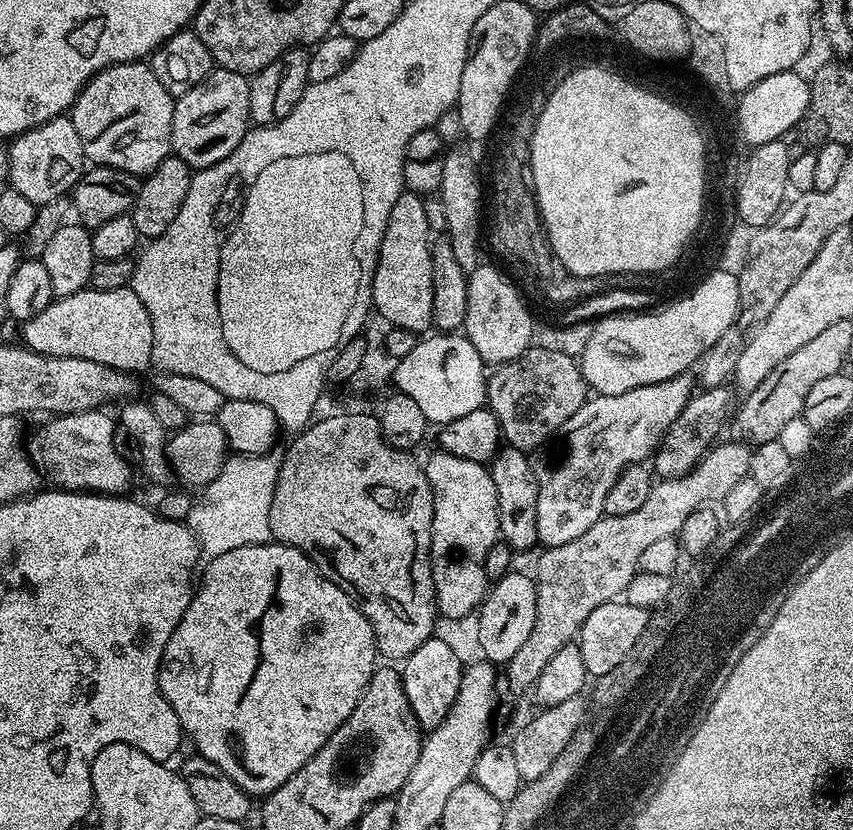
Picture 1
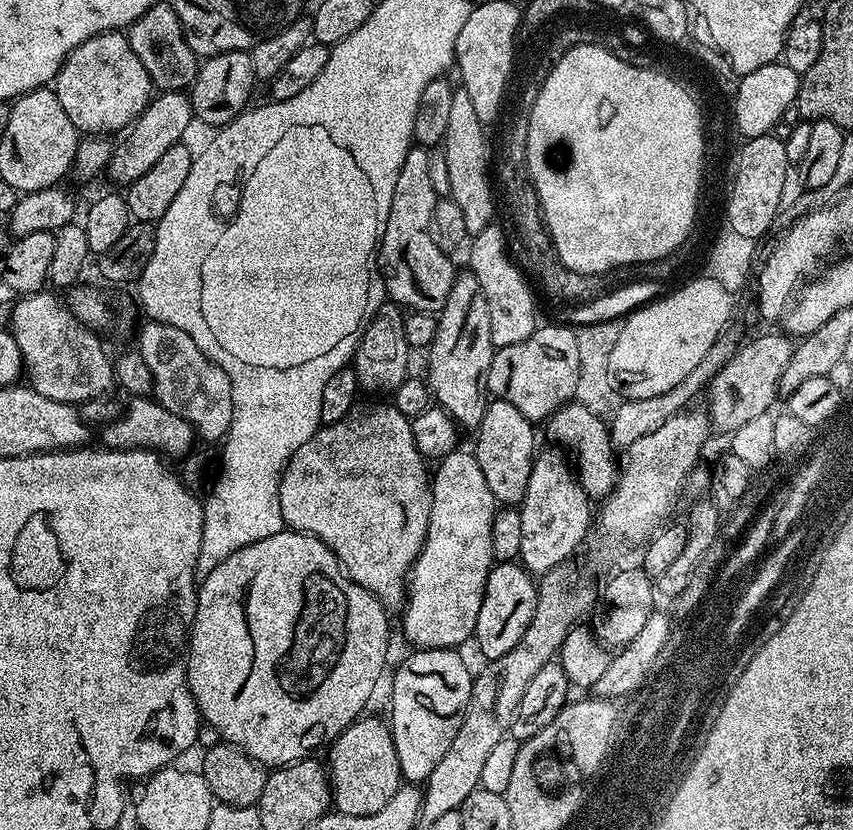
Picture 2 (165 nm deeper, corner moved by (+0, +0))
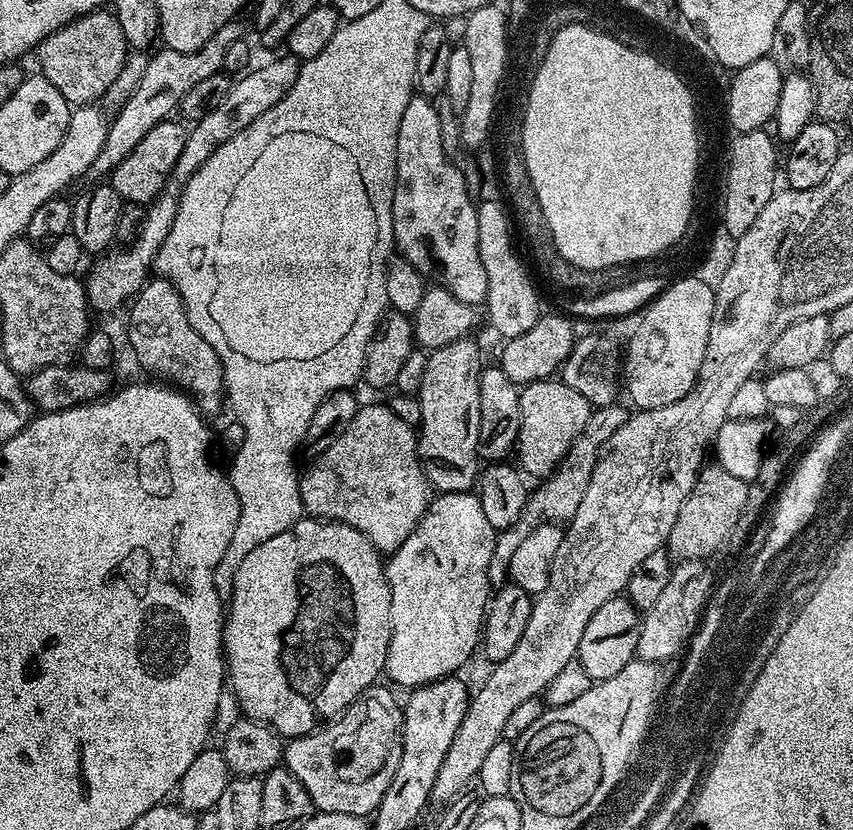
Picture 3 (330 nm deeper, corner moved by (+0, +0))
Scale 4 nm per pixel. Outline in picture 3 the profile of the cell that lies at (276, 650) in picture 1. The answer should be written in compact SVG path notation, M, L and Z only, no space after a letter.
M301 518L290 530L282 530L282 534L274 534L262 546L254 546L246 558L242 558L242 566L238 566L238 574L234 574L232 599L227 601L224 617L224 662L226 680L230 691L236 695L240 703L241 713L249 720L257 720L273 728L281 738L309 736L321 726L336 719L345 712L364 692L377 683L376 680L385 671L384 663L390 650L390 634L392 633L392 615L390 606L392 595L388 585L388 574L382 554L354 526L342 524L338 520L318 520Z

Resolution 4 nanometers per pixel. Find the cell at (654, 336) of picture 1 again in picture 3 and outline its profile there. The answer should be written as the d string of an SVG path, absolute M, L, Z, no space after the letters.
M688 274L643 309L642 326L634 337L626 340L626 351L622 356L626 396L628 392L637 409L670 406L670 402L678 402L695 386L706 358L715 301L714 288L700 281L695 274Z

